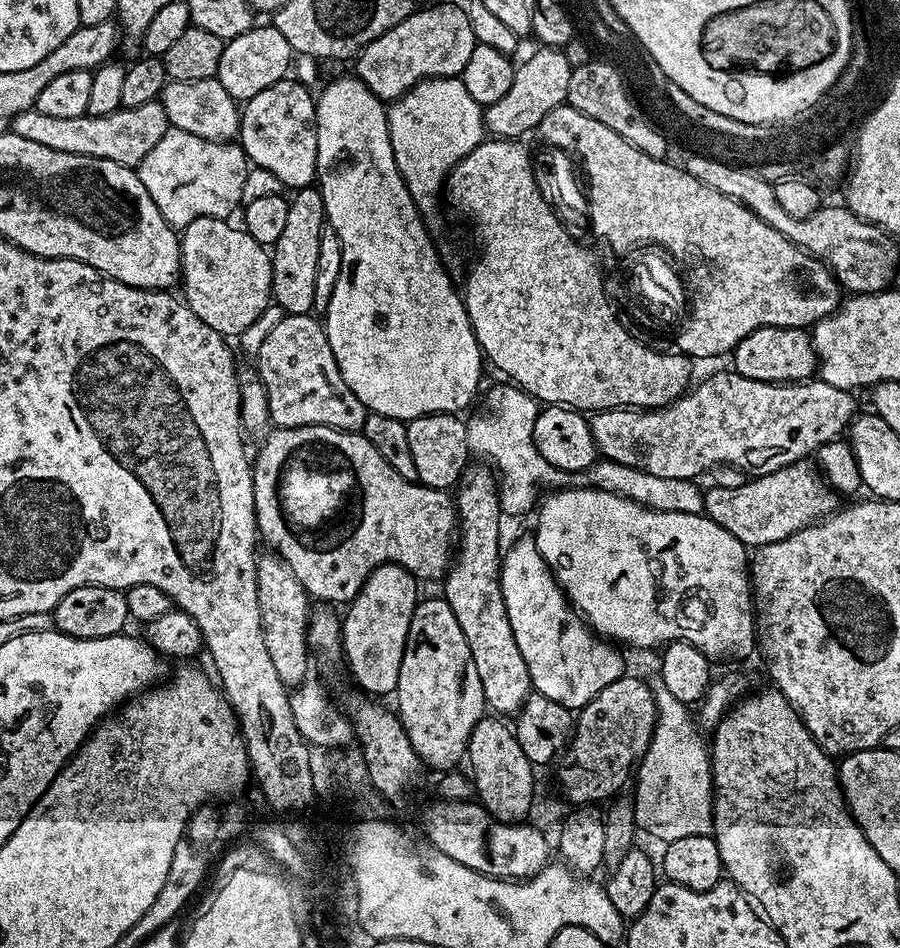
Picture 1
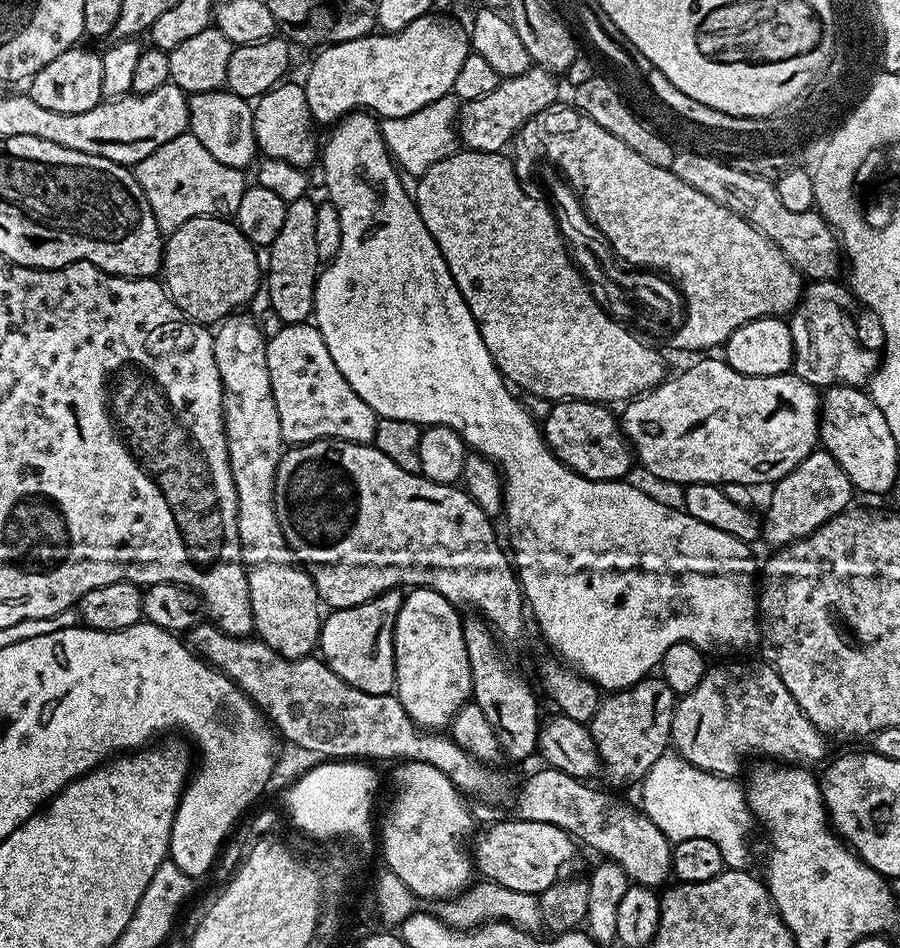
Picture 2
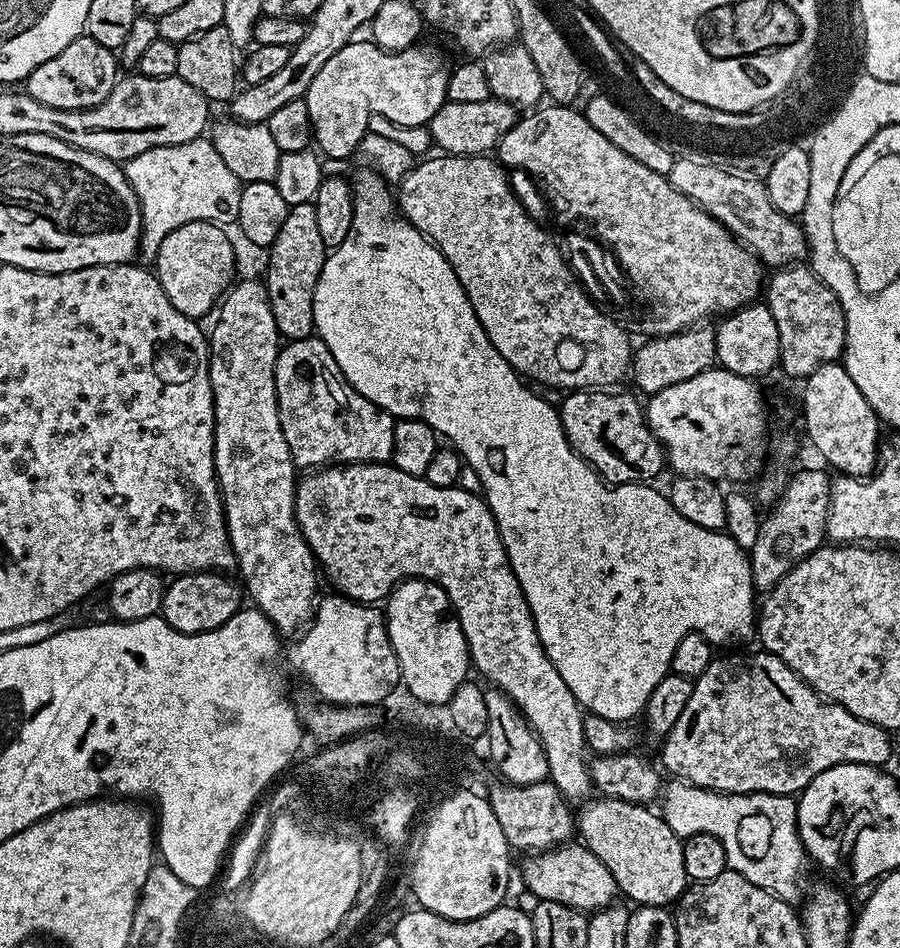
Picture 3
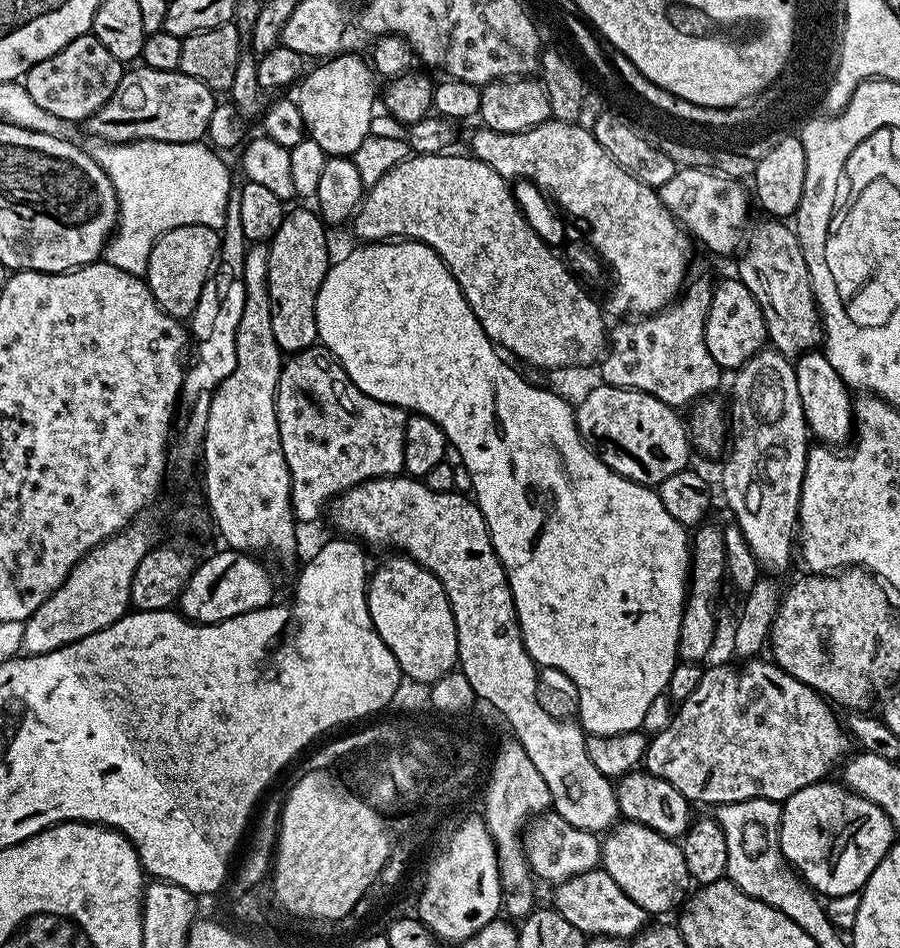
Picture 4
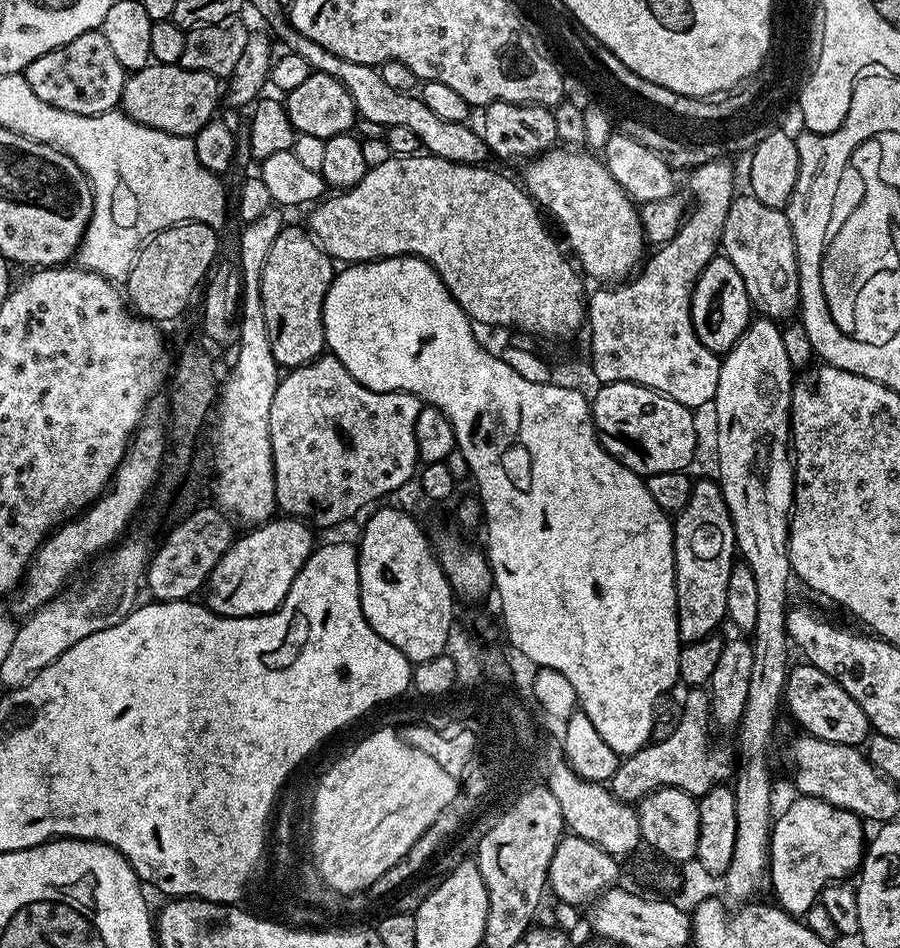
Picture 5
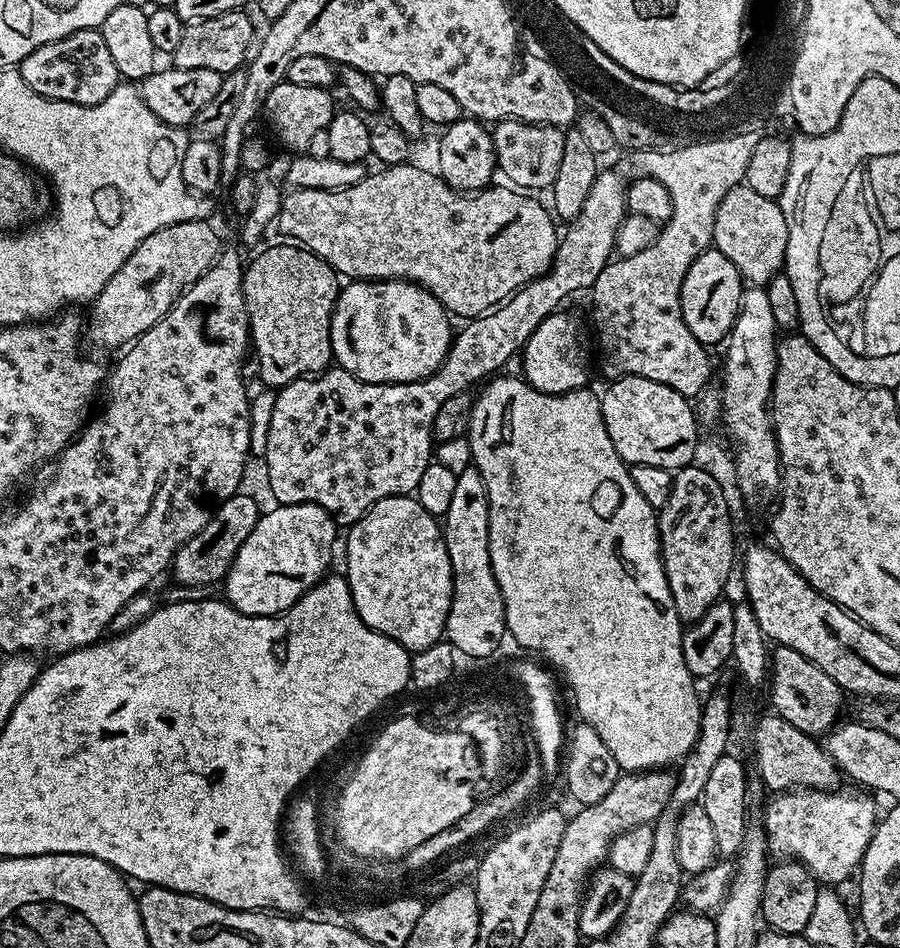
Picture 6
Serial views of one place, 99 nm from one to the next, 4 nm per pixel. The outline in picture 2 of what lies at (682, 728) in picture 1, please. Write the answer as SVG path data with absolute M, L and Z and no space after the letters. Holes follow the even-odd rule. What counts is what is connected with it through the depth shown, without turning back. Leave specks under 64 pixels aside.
M665 754L650 766L650 770L644 775L640 796L644 799L642 811L649 820L658 826L658 829L666 836L668 841L675 842L686 838L710 838L718 850L722 850L722 858L725 865L732 870L744 870L748 865L748 835L754 828L754 817L748 808L748 798L743 787L736 785L735 779L726 776L715 776L712 772L702 770L690 762L686 762L681 756Z

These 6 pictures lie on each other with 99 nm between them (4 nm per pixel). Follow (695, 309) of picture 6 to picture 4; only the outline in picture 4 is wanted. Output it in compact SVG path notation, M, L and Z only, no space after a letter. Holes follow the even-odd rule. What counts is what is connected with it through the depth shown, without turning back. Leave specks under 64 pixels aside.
M738 278L724 280L721 284L719 281L715 285L709 316L706 318L705 340L711 357L722 370L737 370L766 348L766 318L762 318L762 310L758 302L754 302L754 294L750 294L750 290L746 290L746 286Z

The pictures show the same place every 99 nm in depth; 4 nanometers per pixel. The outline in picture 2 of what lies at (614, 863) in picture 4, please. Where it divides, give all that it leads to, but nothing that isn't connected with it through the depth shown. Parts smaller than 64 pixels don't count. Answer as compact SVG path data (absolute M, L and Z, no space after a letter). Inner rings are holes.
M547 766L541 767L542 770L534 773L520 790L518 798L517 817L524 821L550 822L560 829L566 830L579 843L583 842L592 849L600 852L599 855L616 861L627 872L629 879L632 879L641 887L661 887L669 879L672 867L672 844L666 836L649 820L645 813L636 807L614 796L611 791L598 790L590 787L589 783L574 779L565 771Z

